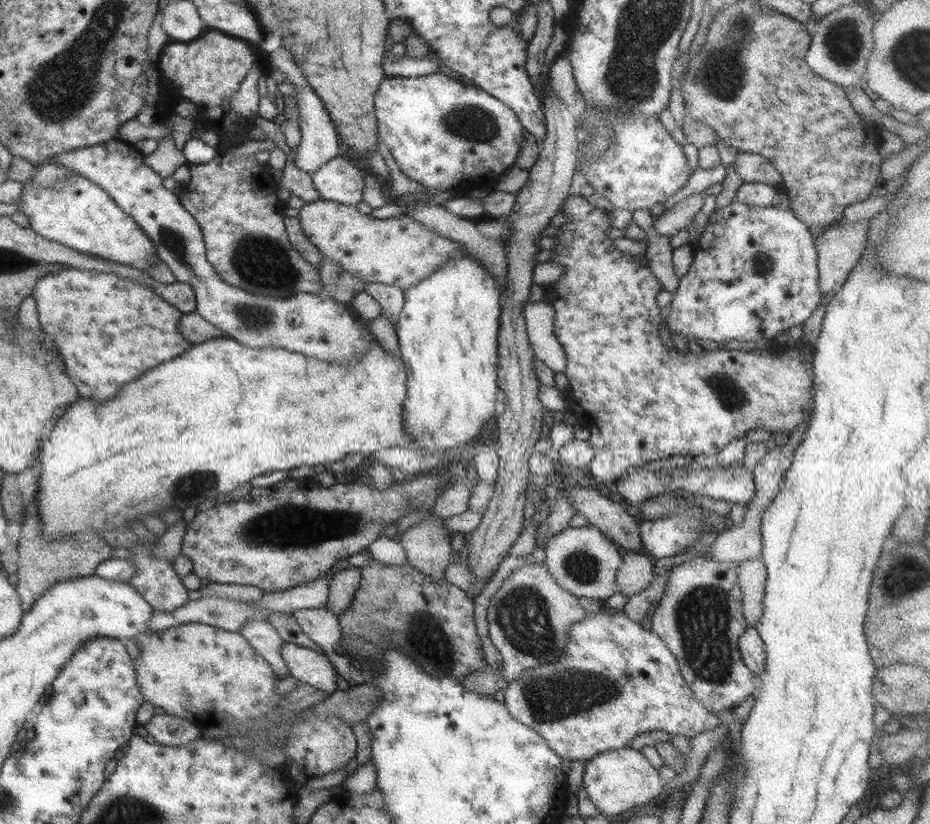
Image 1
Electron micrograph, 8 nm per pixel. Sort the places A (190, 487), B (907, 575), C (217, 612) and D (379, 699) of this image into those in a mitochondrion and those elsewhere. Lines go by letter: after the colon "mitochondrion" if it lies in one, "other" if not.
A: mitochondrion
B: mitochondrion
C: mitochondrion
D: other

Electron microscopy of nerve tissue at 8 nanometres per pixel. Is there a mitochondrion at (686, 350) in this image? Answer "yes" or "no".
no

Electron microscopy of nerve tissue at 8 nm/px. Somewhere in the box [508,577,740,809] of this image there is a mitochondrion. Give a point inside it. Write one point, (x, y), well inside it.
(702, 617)

